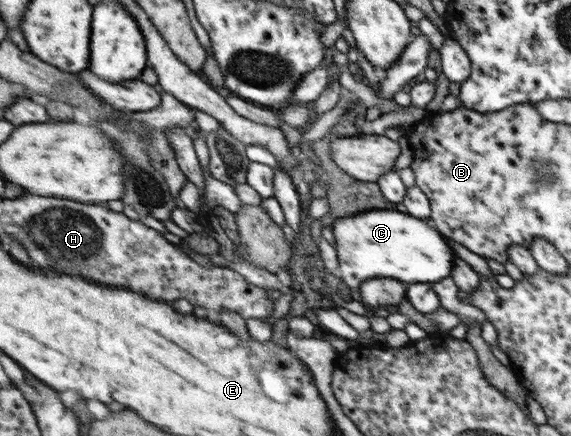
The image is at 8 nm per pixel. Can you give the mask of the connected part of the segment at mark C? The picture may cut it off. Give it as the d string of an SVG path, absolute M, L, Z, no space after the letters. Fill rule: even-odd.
M367 210L350 216L334 218L333 224L328 227L335 241L338 269L337 281L347 285L347 293L354 294L365 279L391 277L399 279L404 284L426 283L432 284L452 273L457 256L436 228L424 219L406 214L403 210Z

